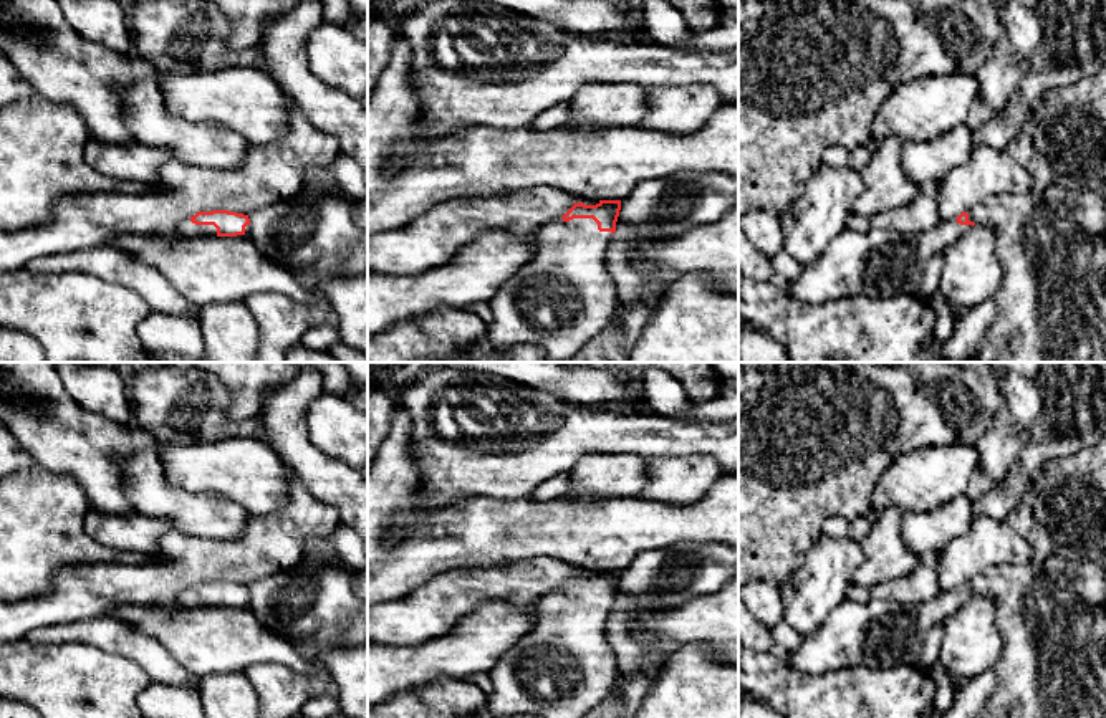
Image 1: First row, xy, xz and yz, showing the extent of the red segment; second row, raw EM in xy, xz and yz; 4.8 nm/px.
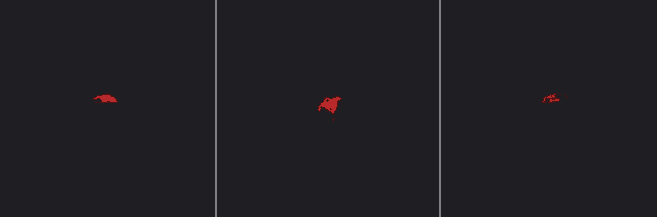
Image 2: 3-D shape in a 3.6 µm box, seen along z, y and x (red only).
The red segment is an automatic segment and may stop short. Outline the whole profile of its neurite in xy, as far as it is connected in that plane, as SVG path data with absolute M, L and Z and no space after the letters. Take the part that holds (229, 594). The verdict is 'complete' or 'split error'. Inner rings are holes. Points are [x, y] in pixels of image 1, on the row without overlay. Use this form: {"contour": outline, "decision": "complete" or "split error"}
{"contour": "M212 581L197 582L194 587L185 589L179 596L179 602L192 607L217 606L242 609L250 606L252 596L248 586L228 581Z", "decision": "split error"}

